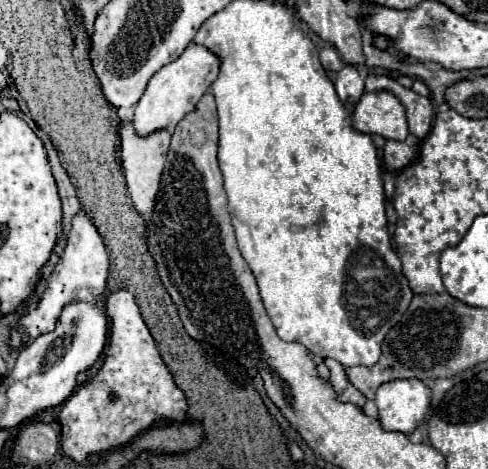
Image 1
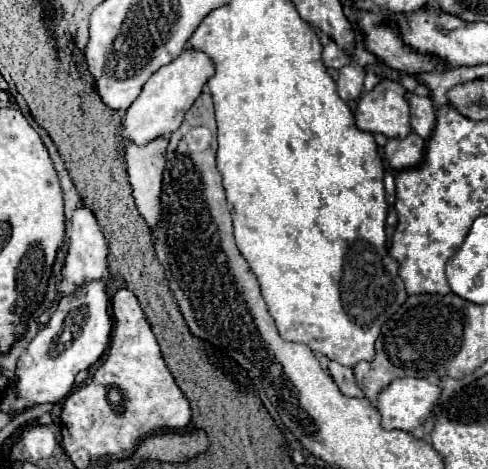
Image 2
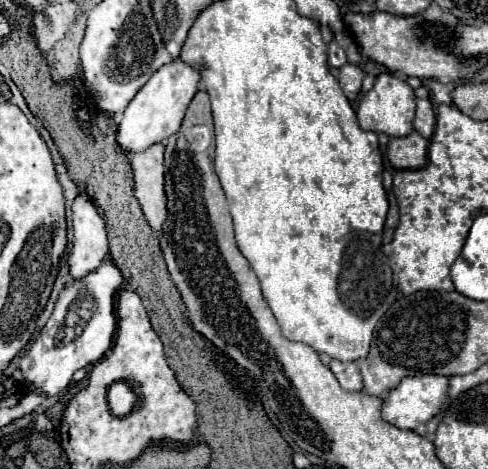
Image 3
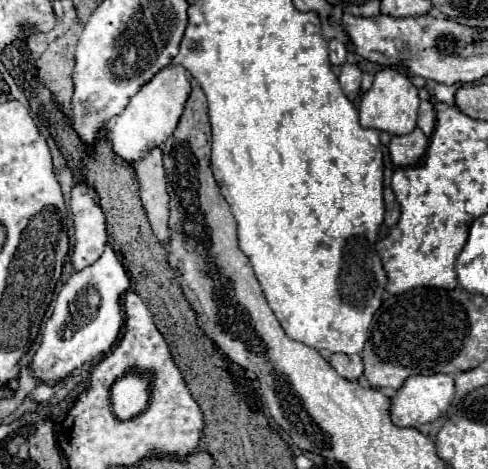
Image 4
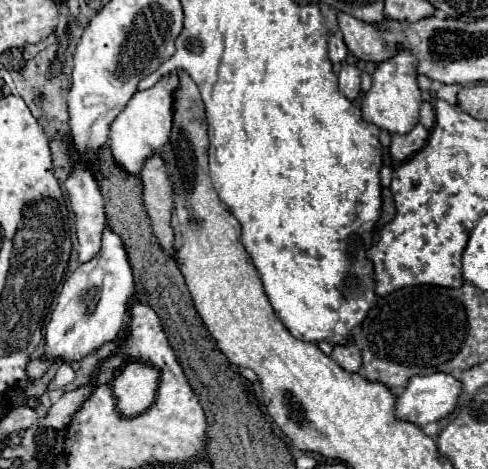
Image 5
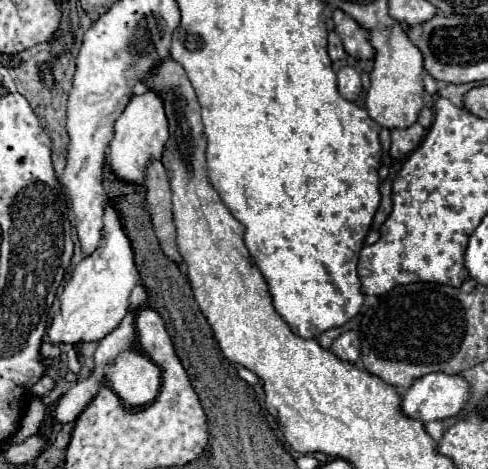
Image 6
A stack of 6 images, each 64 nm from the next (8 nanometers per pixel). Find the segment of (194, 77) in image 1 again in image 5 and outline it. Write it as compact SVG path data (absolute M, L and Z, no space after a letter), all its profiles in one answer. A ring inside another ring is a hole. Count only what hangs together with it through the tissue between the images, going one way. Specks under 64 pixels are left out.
M176 72L164 76L156 86L144 92L136 92L126 108L118 114L118 118L110 126L110 150L116 160L124 168L124 172L138 176L144 160L162 150L162 146L170 138L172 130L172 92L178 86Z

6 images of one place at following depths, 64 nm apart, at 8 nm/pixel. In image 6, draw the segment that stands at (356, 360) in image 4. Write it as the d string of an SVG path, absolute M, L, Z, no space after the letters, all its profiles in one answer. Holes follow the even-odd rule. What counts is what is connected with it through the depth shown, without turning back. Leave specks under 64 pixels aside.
M348 330L344 334L340 334L330 348L338 358L348 360L348 362L356 362L360 356L360 340L358 334L354 330Z

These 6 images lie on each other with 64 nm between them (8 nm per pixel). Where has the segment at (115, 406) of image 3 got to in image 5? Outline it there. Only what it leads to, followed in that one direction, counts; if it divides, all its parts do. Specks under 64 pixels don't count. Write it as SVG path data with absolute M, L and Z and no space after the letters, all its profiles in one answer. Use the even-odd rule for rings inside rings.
M126 360L111 384L118 411L125 417L133 417L148 410L156 398L158 376L152 364Z

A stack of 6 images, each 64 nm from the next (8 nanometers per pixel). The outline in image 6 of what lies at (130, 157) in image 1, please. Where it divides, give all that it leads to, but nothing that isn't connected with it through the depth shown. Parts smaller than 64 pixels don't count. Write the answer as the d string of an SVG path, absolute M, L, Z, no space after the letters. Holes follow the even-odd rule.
M152 162L146 172L144 180L146 188L146 202L152 214L152 224L164 254L182 266L182 256L176 248L176 228L172 222L172 200L170 200L170 182L162 162Z

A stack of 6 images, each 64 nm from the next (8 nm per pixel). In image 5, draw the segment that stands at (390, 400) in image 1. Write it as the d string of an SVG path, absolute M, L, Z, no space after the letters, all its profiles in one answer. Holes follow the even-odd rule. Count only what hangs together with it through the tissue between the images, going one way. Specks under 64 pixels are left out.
M436 372L428 376L414 376L406 390L398 396L396 418L416 426L438 422L456 410L460 392L462 382L452 374Z

